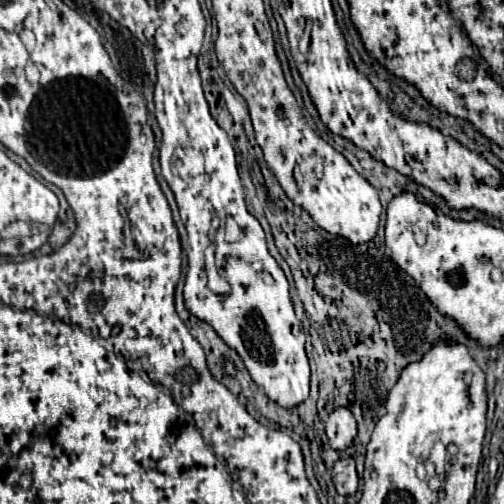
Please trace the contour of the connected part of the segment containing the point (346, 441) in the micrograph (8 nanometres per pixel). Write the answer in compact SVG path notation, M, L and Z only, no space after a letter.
M337 408L329 414L325 430L327 430L331 448L347 450L351 446L353 438L357 436L357 422L347 408Z

